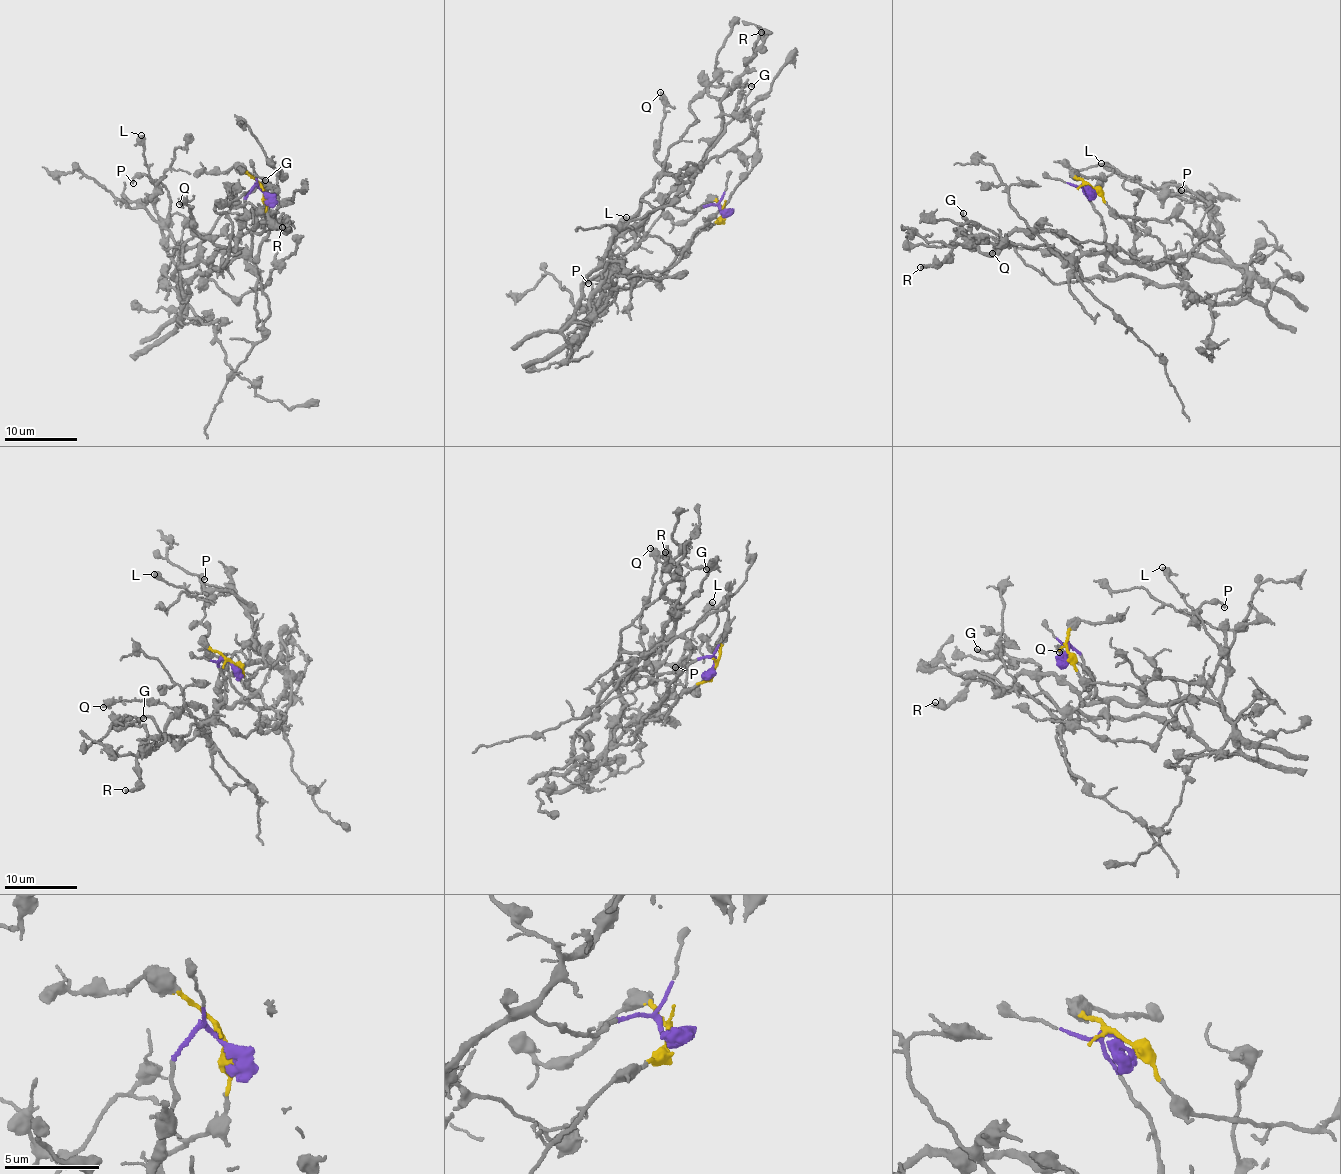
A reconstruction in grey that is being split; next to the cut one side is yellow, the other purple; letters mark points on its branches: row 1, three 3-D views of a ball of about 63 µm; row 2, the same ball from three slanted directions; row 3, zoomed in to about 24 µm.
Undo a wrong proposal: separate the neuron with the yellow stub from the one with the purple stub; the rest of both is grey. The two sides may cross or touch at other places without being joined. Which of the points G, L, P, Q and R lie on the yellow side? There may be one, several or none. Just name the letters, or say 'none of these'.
L, P

